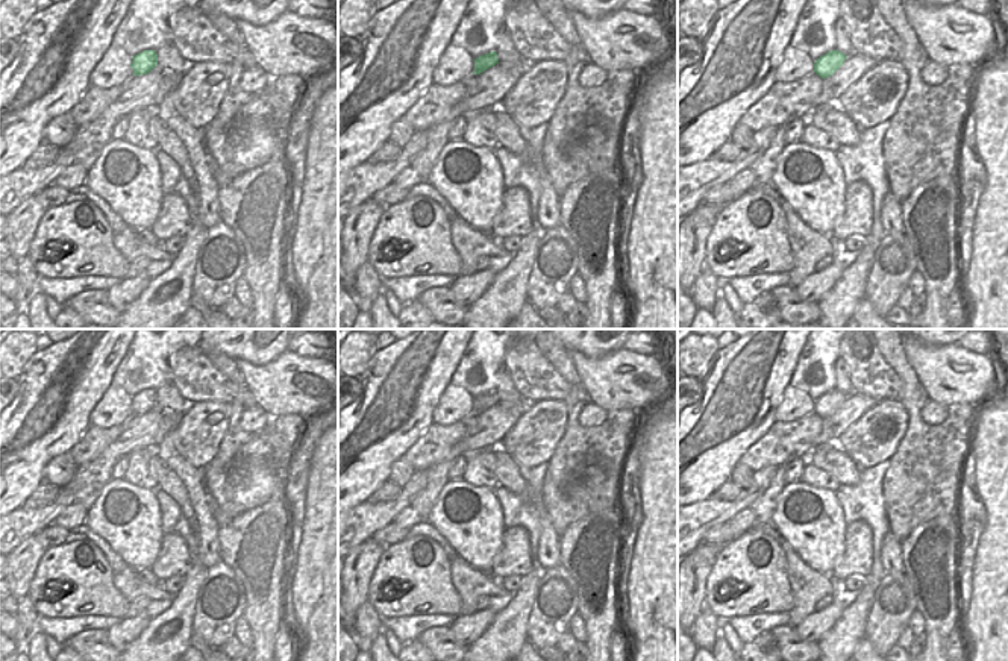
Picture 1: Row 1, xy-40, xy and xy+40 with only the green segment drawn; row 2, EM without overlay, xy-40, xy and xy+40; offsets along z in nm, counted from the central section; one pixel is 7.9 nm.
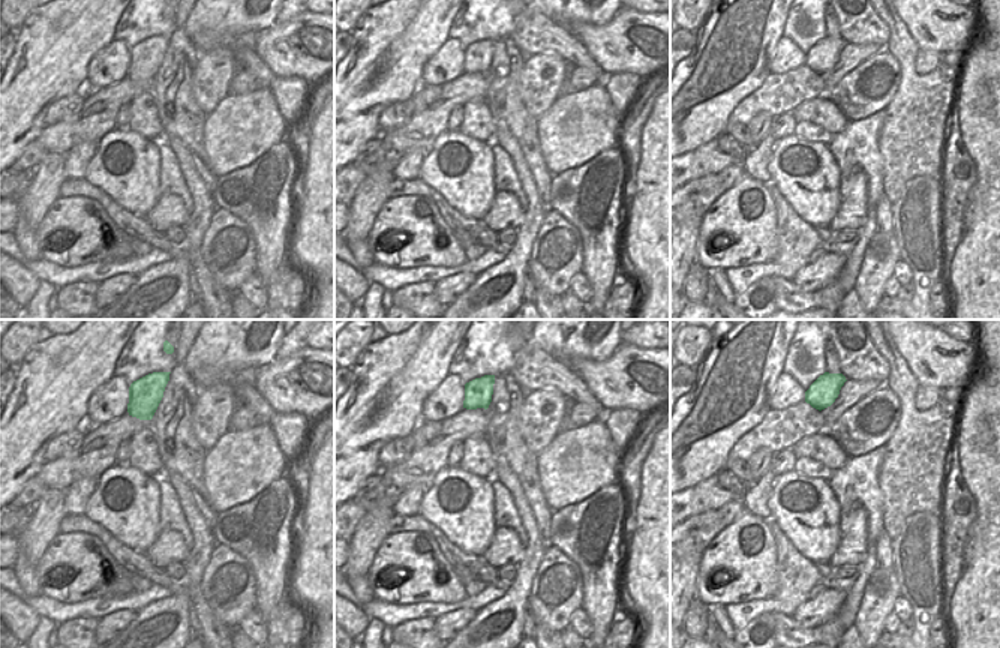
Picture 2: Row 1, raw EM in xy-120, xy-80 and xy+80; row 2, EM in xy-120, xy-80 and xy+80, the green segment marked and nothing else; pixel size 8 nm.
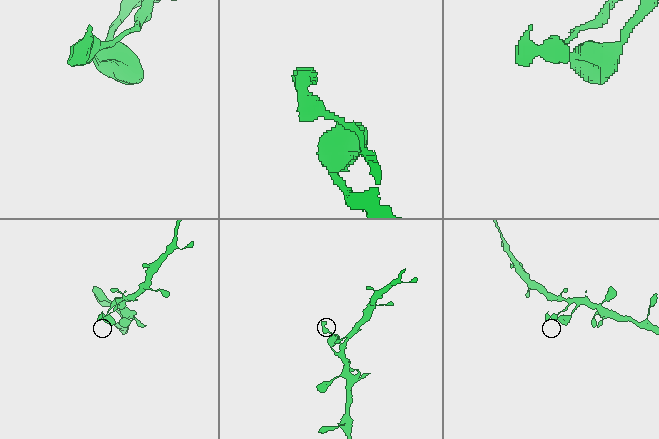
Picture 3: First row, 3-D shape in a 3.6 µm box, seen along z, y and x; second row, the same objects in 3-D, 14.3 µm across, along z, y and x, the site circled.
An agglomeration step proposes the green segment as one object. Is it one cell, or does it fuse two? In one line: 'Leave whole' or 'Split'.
Split

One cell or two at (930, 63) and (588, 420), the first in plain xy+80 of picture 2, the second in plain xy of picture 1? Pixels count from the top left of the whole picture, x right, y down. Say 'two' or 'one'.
one

